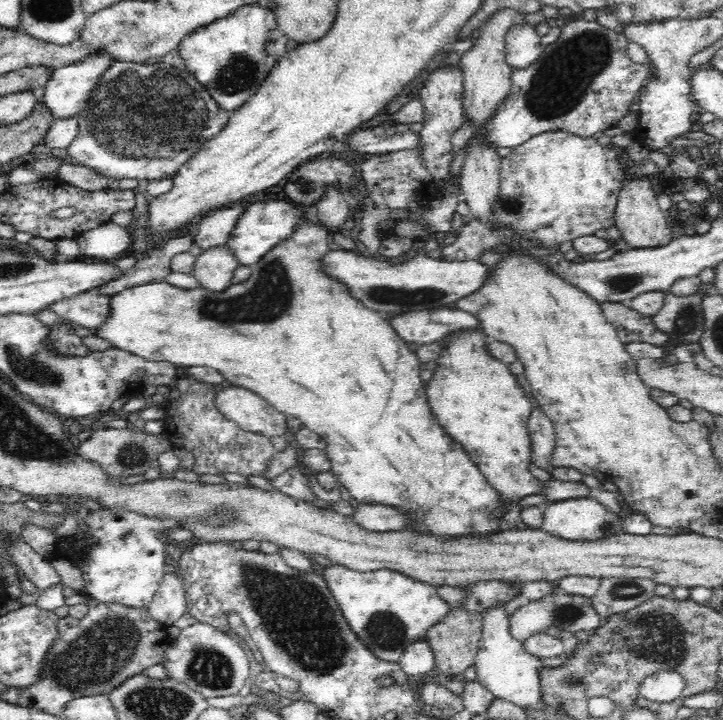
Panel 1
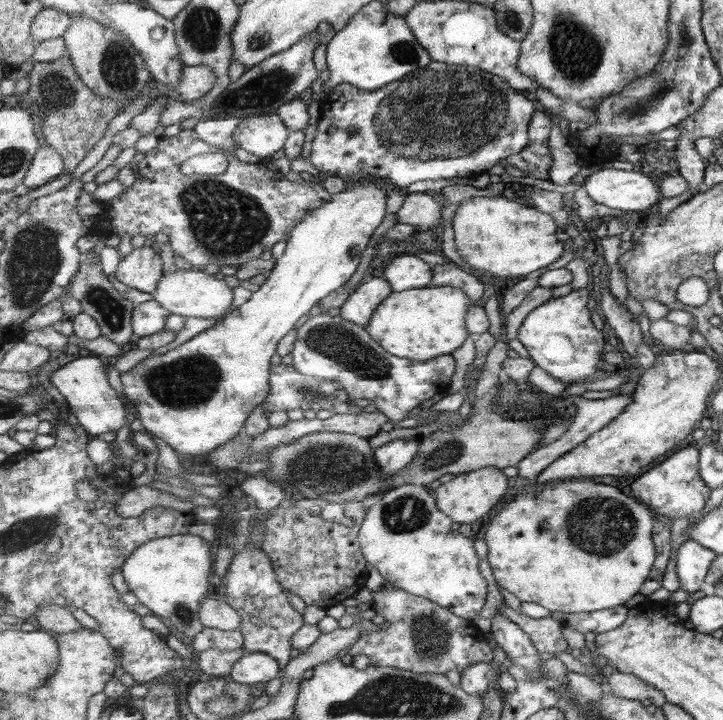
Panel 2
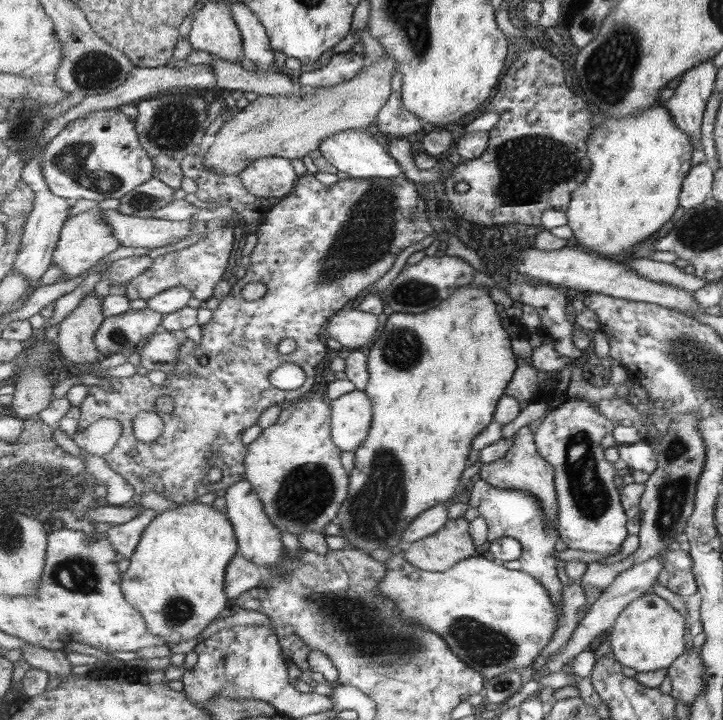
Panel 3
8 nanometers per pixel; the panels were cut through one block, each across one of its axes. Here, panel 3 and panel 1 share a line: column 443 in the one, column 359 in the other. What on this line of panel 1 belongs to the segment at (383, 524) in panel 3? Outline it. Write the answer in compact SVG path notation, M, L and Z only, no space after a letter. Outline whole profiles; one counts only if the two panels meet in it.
M306 221L298 225L290 237L274 246L269 253L266 253L251 266L254 270L248 276L248 280L244 280L242 284L232 284L221 292L214 292L201 287L185 290L168 284L165 280L123 289L110 297L109 316L100 327L94 329L96 330L94 334L98 338L110 342L112 348L124 350L145 360L168 362L176 367L206 366L214 368L232 385L251 390L268 401L281 414L300 419L302 426L322 437L325 444L322 451L324 451L324 456L328 457L329 470L336 474L336 482L345 496L354 504L376 503L400 510L400 513L408 515L408 519L410 519L410 524L404 529L432 535L432 537L460 537L460 539L462 537L485 537L499 533L506 527L503 516L508 512L508 504L506 504L508 499L504 499L500 493L496 492L496 489L488 484L484 475L476 469L476 465L472 463L472 459L468 457L464 449L448 437L443 427L433 417L428 396L426 396L427 386L422 384L422 378L420 378L422 363L420 363L416 352L414 353L408 348L408 343L394 331L388 319L383 319L378 313L366 308L362 302L350 296L349 291L345 290L340 282L330 280L324 275L324 272L320 269L320 256L324 256L330 250L328 234L330 232L328 232L326 226L319 222Z

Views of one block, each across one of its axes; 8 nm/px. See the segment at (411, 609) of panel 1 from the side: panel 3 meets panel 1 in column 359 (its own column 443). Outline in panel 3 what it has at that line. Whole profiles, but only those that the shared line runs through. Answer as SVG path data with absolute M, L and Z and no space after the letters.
M400 554L389 558L387 566L391 566L391 570L387 570L386 578L379 584L379 593L393 599L405 619L443 635L451 650L463 662L484 674L487 680L517 668L531 670L533 660L553 640L562 618L559 607L551 599L551 593L538 578L523 571L510 570L503 563L496 560L491 562L483 556L467 558L443 572L419 569Z

